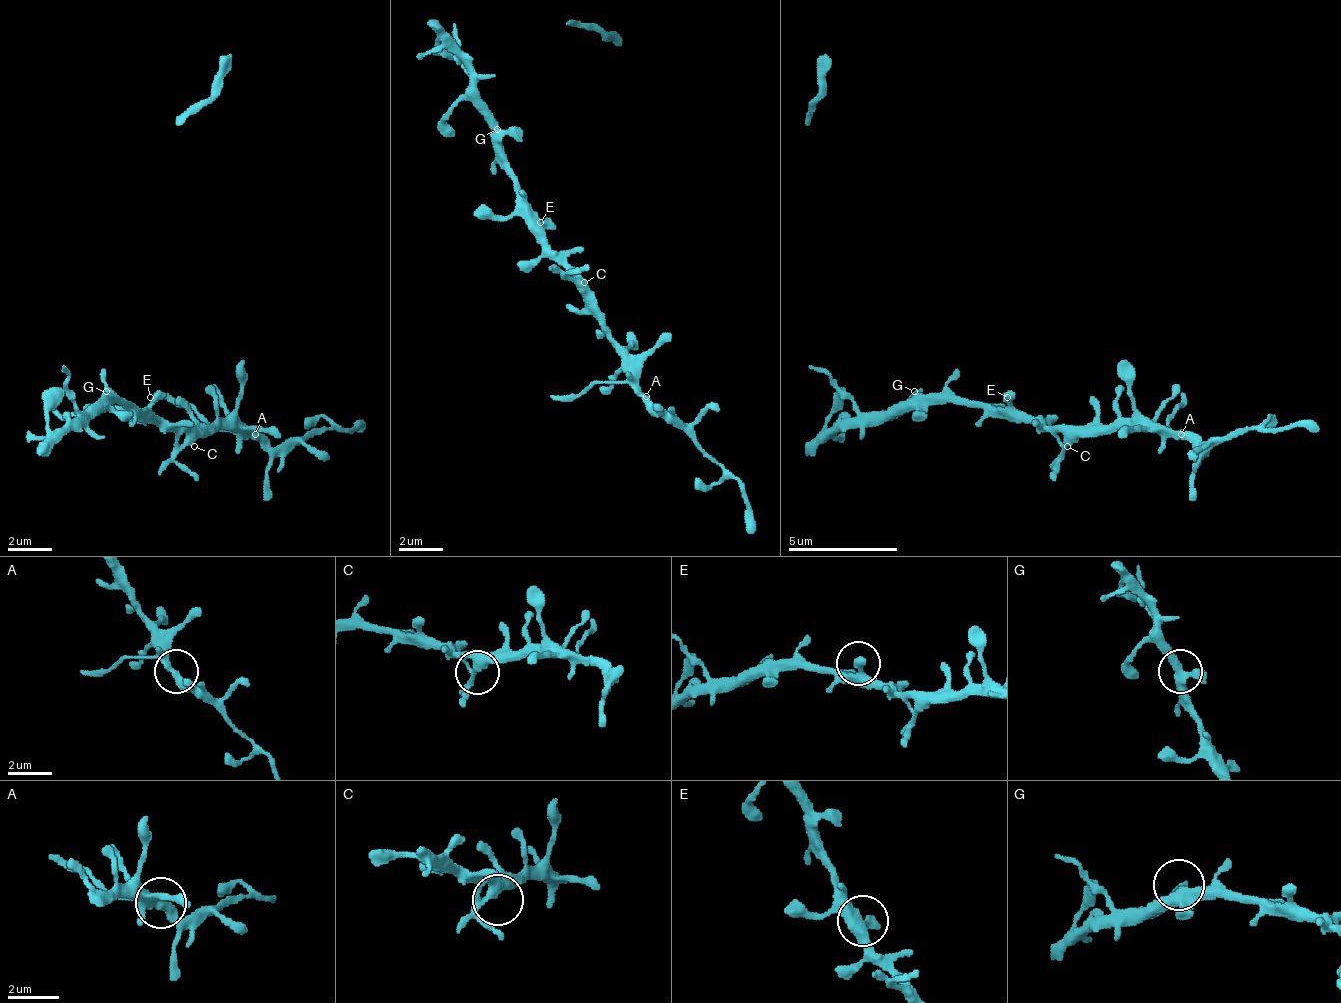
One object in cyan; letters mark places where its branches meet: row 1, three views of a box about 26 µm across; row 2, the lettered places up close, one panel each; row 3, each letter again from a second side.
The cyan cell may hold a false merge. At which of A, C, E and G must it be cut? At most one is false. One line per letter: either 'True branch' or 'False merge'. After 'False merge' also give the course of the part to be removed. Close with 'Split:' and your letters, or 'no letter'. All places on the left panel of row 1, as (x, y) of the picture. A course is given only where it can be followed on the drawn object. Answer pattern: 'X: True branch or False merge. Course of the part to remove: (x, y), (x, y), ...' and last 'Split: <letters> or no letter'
A: True branch
C: True branch
E: True branch
G: True branch
Split: no letter

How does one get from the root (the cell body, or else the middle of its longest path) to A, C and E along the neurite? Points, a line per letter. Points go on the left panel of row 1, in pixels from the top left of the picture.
A: (101, 402), (122, 402), (133, 413), (150, 413), (172, 424), (232, 424), (254, 435)
C: (101, 402), (122, 402), (128, 408), (144, 408), (166, 419), (194, 446)
E: (101, 402), (133, 402), (144, 408), (150, 397)

